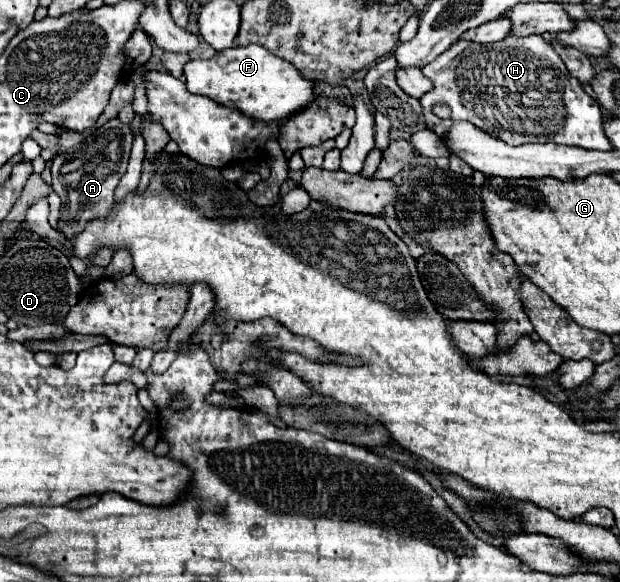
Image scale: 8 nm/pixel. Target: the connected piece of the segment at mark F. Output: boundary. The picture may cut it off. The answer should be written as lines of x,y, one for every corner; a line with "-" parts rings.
258,44
236,46
216,52
212,58
190,60
184,66
186,86
192,94
202,94
214,102
230,108
238,108
256,120
272,122
286,120
296,110
304,108
314,96
314,82
308,82
294,64
282,60

